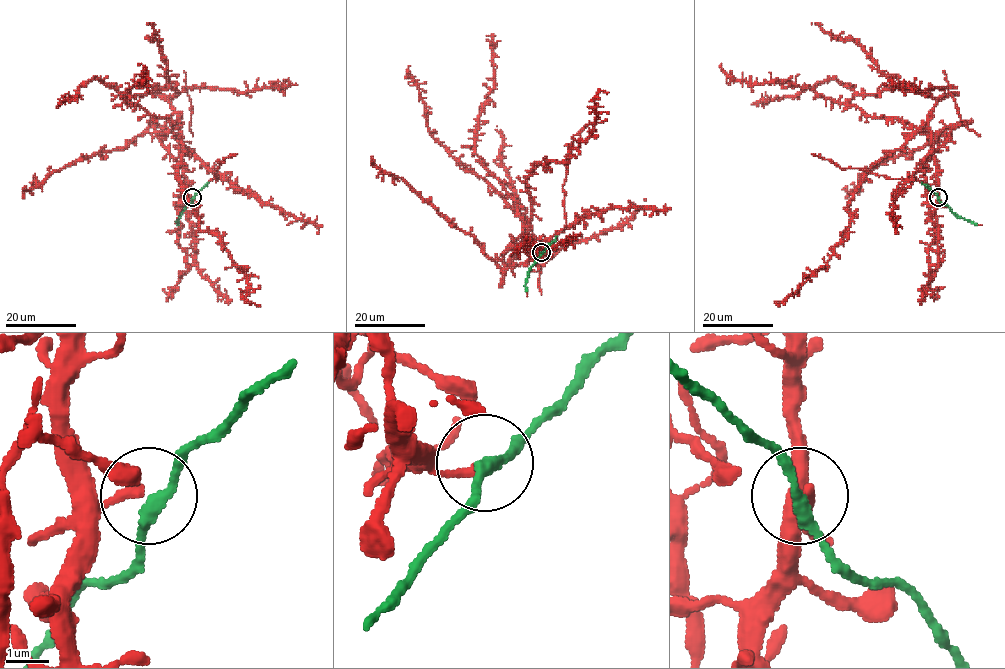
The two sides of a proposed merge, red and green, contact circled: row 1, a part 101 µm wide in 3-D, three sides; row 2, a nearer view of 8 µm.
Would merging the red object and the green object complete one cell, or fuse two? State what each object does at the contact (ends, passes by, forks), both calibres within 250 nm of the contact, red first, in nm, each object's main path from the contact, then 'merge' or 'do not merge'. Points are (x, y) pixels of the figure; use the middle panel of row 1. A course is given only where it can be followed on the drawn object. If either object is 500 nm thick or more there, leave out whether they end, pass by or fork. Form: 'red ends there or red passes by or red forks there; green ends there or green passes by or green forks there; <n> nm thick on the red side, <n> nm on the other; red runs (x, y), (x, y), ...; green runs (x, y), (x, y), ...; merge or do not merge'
red ends there; green passes by; 200 nm thick on the red side, 280 nm on the other; red runs (541, 253), (527, 243), (526, 179), (539, 165), (562, 162), (584, 141), (593, 129), (595, 98), (608, 92); green runs (541, 252), (528, 271), (526, 291); merge

